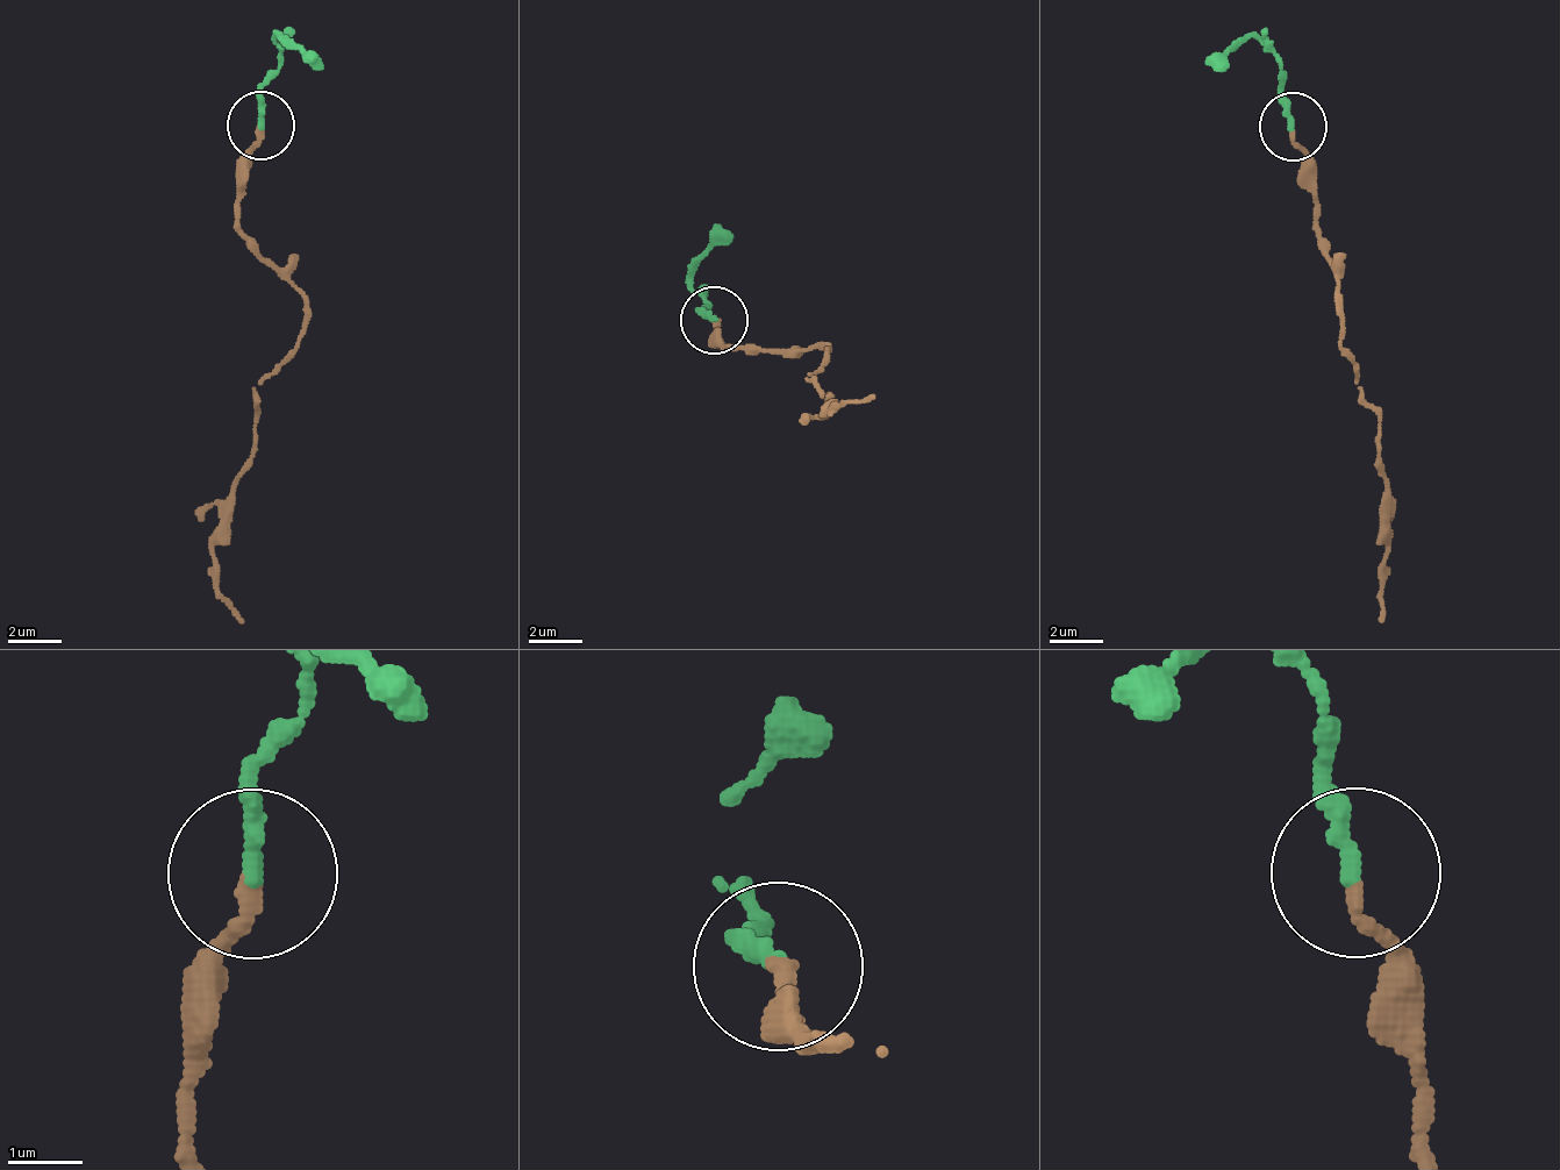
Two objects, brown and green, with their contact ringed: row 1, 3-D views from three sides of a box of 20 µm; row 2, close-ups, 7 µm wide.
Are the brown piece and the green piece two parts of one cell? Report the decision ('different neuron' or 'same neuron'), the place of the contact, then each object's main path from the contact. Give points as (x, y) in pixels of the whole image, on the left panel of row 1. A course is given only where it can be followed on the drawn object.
same neuron; at (260, 126); brown runs (259, 127), (238, 229), (307, 304), (301, 344), (260, 386), (252, 468), (214, 549), (216, 597), (245, 623); green runs (259, 127), (278, 37), (326, 71)

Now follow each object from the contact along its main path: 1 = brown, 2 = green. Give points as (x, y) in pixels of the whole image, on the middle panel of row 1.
1: (713, 319), (708, 337), (830, 347), (810, 372), (821, 398), (835, 397), (828, 414), (877, 392)
2: (713, 319), (702, 313), (692, 280), (735, 233)

